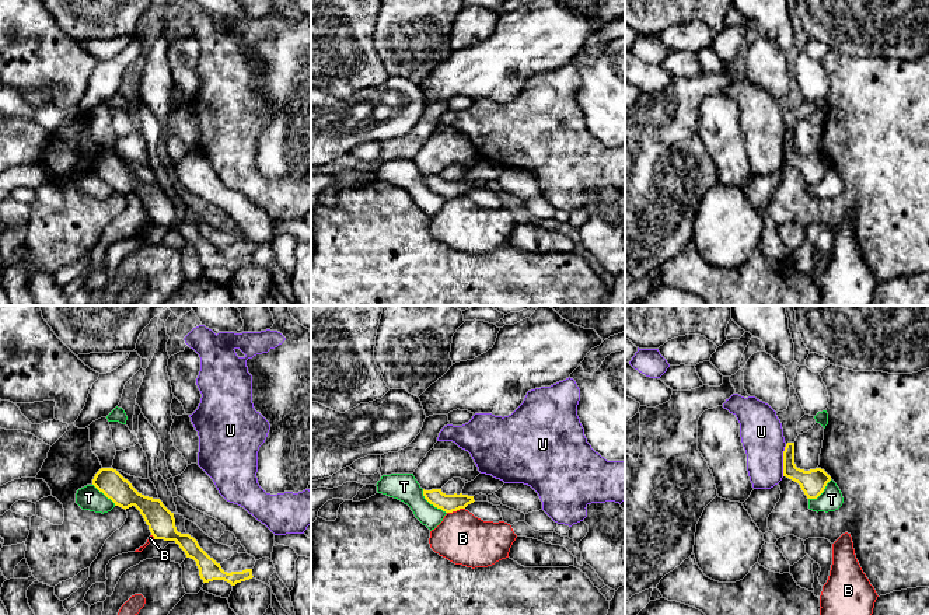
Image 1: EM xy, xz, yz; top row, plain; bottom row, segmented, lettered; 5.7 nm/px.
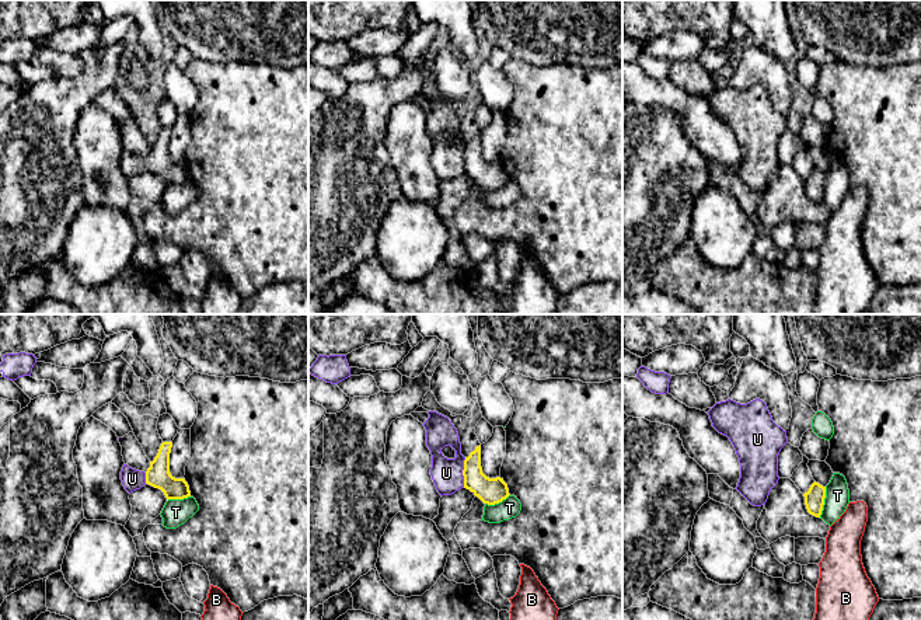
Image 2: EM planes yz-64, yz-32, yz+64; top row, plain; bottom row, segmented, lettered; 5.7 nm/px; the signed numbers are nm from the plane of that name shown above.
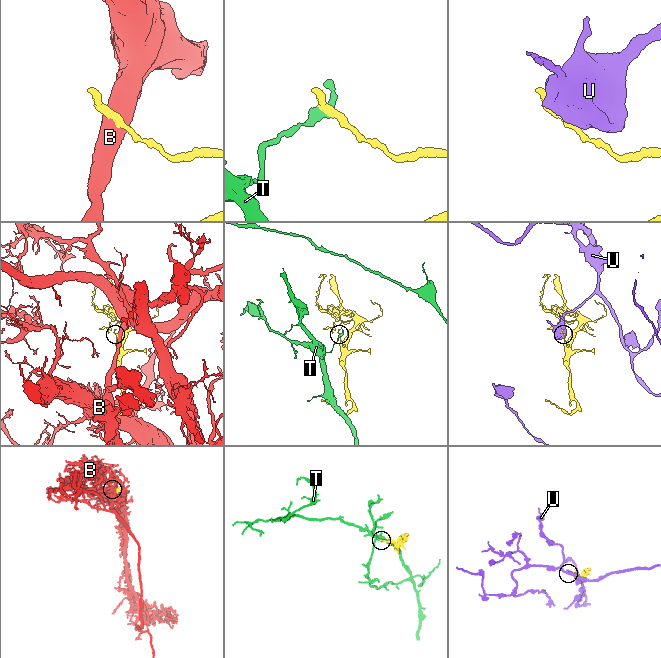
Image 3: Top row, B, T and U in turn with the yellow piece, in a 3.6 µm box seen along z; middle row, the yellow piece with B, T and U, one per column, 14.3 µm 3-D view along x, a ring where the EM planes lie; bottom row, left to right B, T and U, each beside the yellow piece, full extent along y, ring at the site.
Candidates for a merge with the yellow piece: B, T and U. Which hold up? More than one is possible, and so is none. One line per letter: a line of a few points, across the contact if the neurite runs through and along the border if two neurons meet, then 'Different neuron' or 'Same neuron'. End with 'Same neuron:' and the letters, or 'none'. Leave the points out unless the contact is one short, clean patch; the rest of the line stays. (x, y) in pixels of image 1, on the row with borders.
B: Same neuron
T: Line: xz (422, 489), (422, 495), (446, 513). Different neuron
U: Line: yz (786, 444), (782, 475). Different neuron
Same neuron: B

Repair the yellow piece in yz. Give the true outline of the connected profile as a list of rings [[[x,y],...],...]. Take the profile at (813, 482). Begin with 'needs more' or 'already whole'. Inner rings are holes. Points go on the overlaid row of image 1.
already whole; [[[787,443],[783,451],[783,476],[797,482],[807,499],[817,499],[831,476],[821,468],[804,471],[794,464],[794,443]]]

